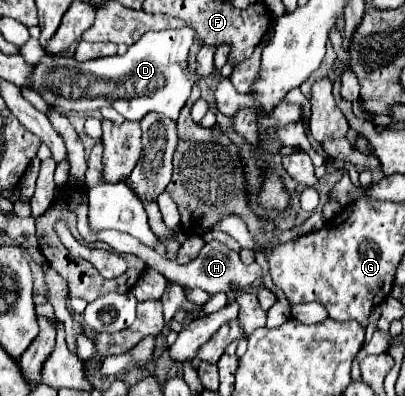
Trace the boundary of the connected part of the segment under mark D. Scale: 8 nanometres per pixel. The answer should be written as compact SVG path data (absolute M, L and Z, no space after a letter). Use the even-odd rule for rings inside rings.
M170 29L170 31L150 31L140 41L136 41L124 55L102 57L86 63L76 63L60 55L48 55L38 39L28 39L20 47L20 55L34 65L30 87L42 95L48 105L64 111L94 111L102 107L114 107L126 119L142 119L146 113L156 111L172 121L178 121L180 109L190 97L194 85L192 75L186 69L188 53L194 41L194 29ZM52 85L52 87L44 87Z

